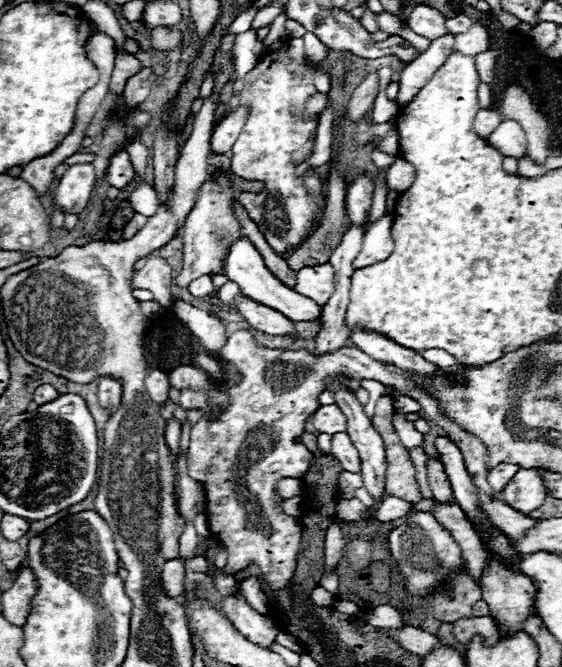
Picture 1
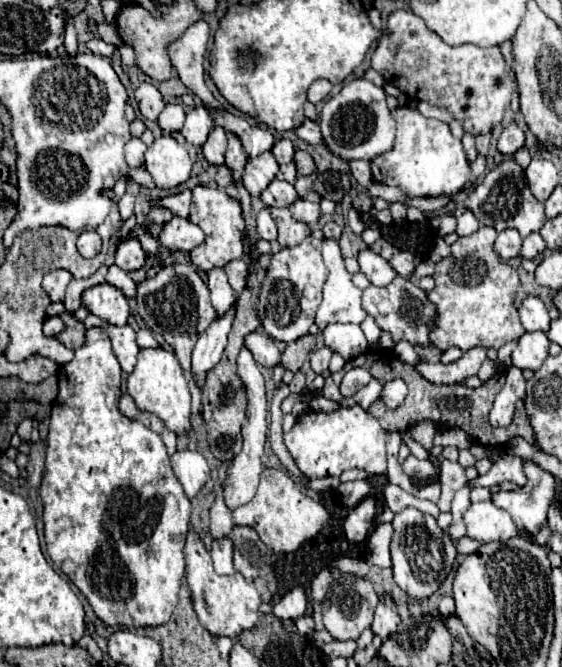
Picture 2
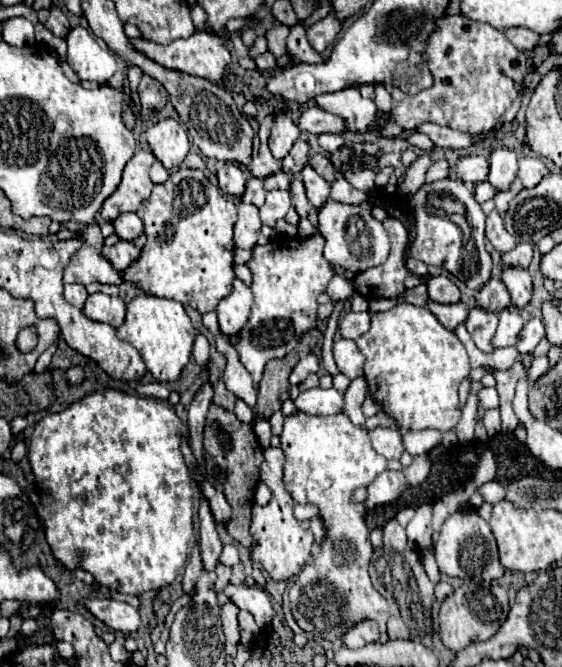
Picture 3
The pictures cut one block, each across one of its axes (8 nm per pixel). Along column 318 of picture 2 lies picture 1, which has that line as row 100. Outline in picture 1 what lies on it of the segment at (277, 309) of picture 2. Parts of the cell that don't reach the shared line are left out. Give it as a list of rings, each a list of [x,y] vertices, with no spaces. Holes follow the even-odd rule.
[[[290,38],[278,50],[268,52],[262,62],[244,78],[244,92],[240,102],[252,104],[248,122],[232,146],[232,172],[240,178],[252,178],[266,184],[258,194],[244,194],[240,198],[248,216],[258,224],[260,232],[277,254],[284,255],[288,246],[299,244],[314,220],[316,206],[312,196],[304,190],[302,180],[296,178],[296,166],[302,164],[314,148],[316,122],[300,122],[296,116],[304,110],[304,102],[316,92],[312,72],[318,64],[304,56],[304,40]],[[280,198],[280,202],[278,202]],[[280,206],[280,216],[278,216]],[[284,212],[288,216],[284,216]]]

